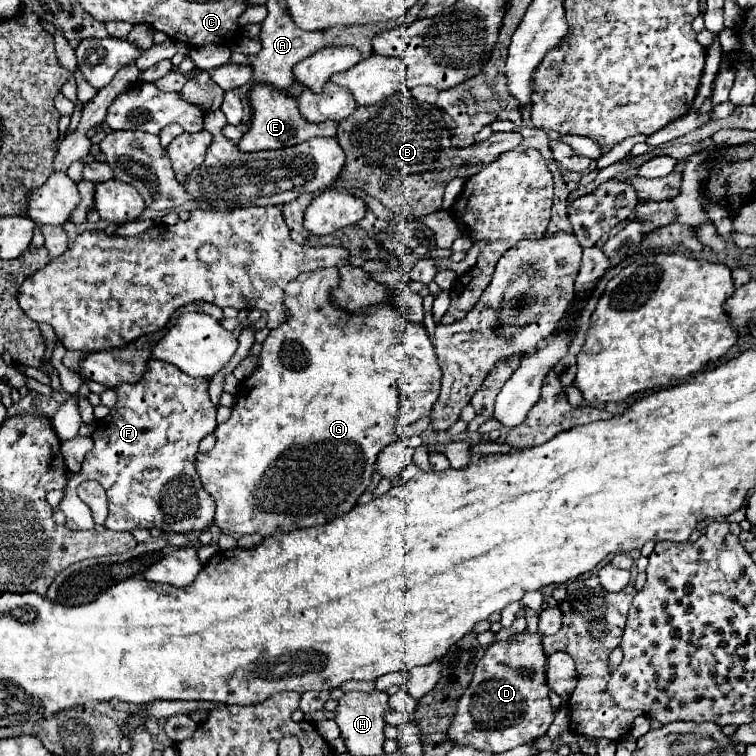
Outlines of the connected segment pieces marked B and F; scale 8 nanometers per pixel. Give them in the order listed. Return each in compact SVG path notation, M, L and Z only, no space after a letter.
M397 94L387 96L379 104L357 106L357 112L347 116L347 120L339 120L337 128L337 142L347 160L331 188L361 188L389 210L413 218L441 210L449 180L473 176L523 140L519 132L499 132L481 144L453 148L443 112L437 106L417 102L415 98L397 98Z
M149 360L147 372L143 374L143 378L141 378L137 384L121 384L119 388L115 388L115 392L117 392L117 398L119 398L119 400L117 400L117 406L111 408L111 412L109 412L105 418L97 420L95 432L91 434L95 446L93 446L93 450L85 456L87 460L83 460L81 470L69 478L67 488L77 488L77 486L79 486L81 482L85 482L85 480L97 480L97 482L103 486L103 490L105 490L105 494L107 494L107 498L109 498L109 516L107 516L107 520L105 520L105 524L103 524L103 526L109 528L109 530L135 530L135 528L147 528L147 530L151 530L151 528L161 528L163 532L181 532L181 534L205 530L205 528L213 522L213 516L215 516L215 502L211 500L211 496L205 492L205 488L201 486L201 482L199 482L199 478L197 478L197 472L195 472L195 452L197 452L197 448L199 448L199 442L201 442L207 434L211 434L211 432L217 428L217 422L215 422L217 406L209 400L207 380L195 380L195 378L191 378L191 376L187 376L187 374L183 374L183 372L179 372L179 368L175 368L175 366L171 366L171 364L163 364L163 362L159 362L159 360Z

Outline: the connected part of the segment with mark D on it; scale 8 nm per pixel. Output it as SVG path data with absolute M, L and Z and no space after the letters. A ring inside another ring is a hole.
M513 634L509 640L497 640L477 664L473 680L457 702L457 714L449 728L453 744L469 744L485 752L507 752L519 744L533 744L551 726L555 712L549 704L549 686L545 676L547 656L539 634ZM463 726L473 726L473 732L463 734Z

